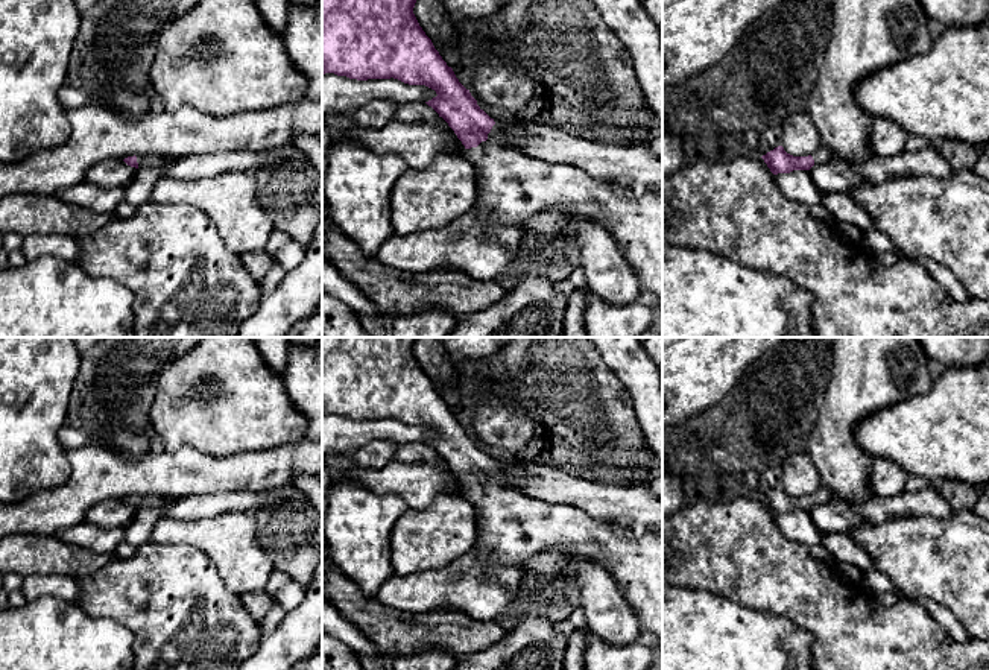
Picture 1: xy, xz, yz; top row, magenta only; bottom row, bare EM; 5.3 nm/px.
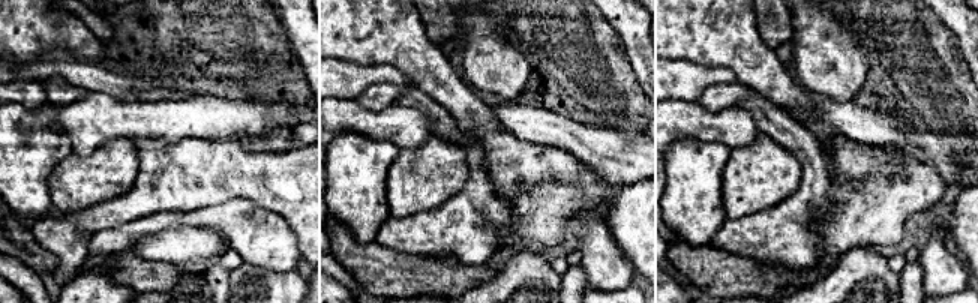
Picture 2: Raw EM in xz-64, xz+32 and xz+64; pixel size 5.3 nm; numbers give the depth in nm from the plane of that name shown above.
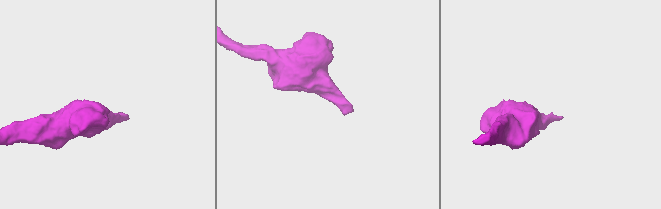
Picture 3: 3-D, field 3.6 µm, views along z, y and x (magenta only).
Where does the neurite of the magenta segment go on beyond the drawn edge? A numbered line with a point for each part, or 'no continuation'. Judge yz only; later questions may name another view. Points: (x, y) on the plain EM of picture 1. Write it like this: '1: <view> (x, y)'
1: yz (822, 496)

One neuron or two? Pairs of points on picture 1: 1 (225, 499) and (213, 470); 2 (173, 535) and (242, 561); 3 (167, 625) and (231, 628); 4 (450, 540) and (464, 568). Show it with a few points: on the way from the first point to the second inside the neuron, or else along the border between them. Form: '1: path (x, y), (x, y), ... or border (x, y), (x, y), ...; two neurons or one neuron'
1: border (259, 493), (218, 491), (190, 494), (187, 497); two neurons
2: path (190, 535), (218, 537), (225, 544); one neuron
3: path (183, 625), (189, 628), (216, 628); one neuron
4: border (477, 527), (468, 550), (426, 572); two neurons

